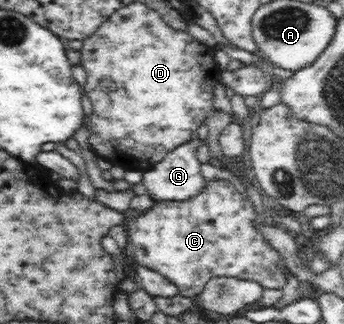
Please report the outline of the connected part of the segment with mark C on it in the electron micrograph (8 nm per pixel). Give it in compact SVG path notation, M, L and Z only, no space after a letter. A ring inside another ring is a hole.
M214 178L209 180L207 186L204 186L198 194L194 194L194 196L190 196L186 200L155 201L146 212L138 214L137 217L134 217L134 220L128 221L124 226L127 233L127 240L132 244L132 248L134 248L134 260L136 260L136 264L158 272L158 274L161 274L178 287L180 295L191 298L196 294L200 294L204 290L206 283L214 277L234 277L236 279L254 281L254 283L260 284L263 289L282 290L284 288L287 284L287 278L280 268L280 263L283 262L282 255L272 248L272 245L264 238L264 235L255 227L255 224L259 224L260 221L260 214L255 211L254 203L250 201L249 196L242 195L238 191L238 188L230 183L230 181Z

